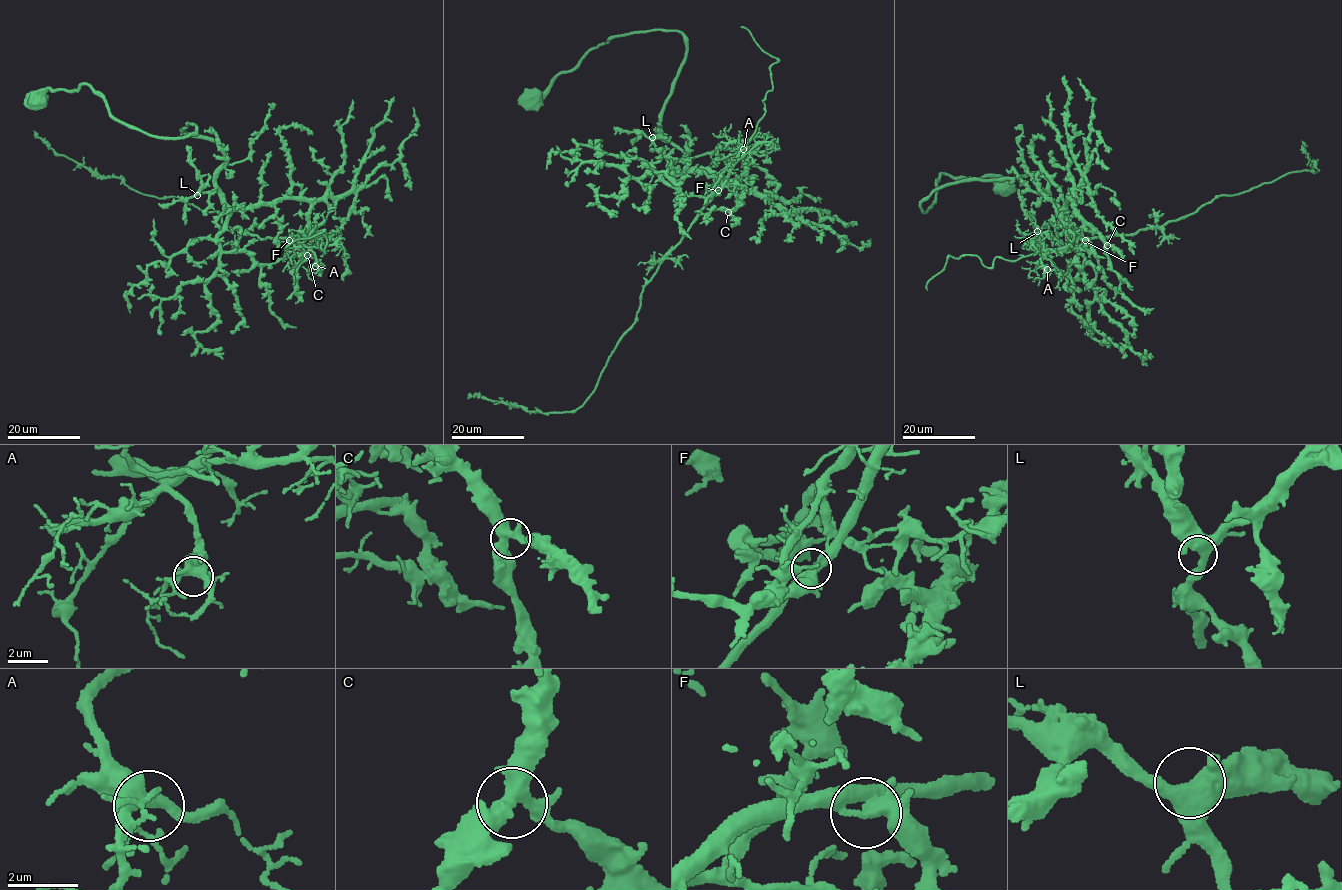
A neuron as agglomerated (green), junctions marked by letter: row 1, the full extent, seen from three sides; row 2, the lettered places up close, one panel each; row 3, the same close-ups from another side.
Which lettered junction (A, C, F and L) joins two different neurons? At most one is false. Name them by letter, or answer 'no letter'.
F

